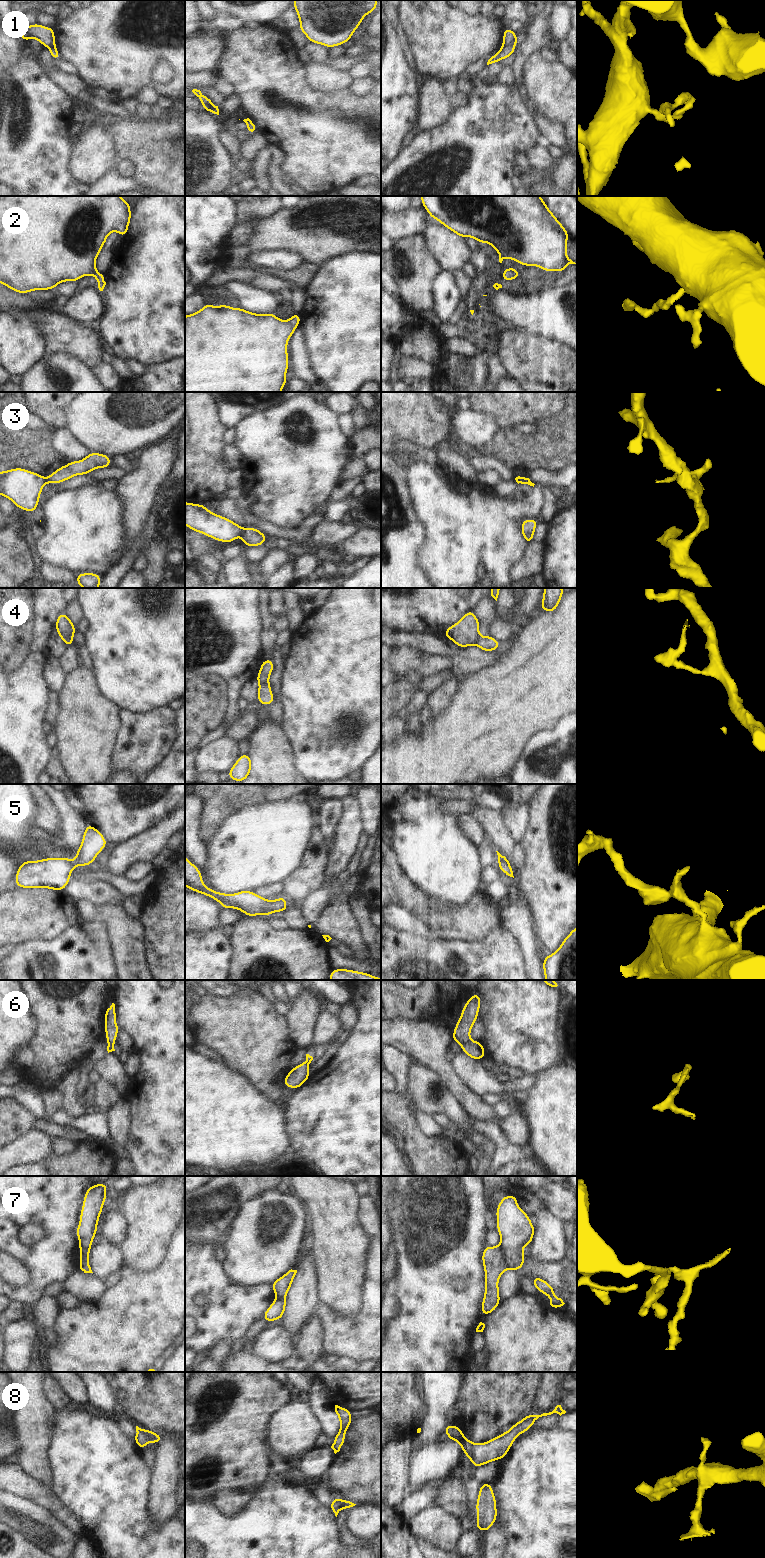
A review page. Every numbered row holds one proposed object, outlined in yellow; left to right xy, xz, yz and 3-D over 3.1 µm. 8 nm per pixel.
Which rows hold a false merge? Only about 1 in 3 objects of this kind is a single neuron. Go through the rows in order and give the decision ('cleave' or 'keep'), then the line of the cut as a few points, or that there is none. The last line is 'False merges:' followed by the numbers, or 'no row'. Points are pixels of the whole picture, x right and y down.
1: cleave; cut yz (513, 46), (503, 47)
2: keep; cut none
3: cleave; cut xz (242, 528), (240, 533)
4: cleave; cut xz (268, 684), (260, 685)
5: keep; cut none
6: cleave; cut yz (469, 1039), (462, 1046)
7: cleave; cut yz (499, 1245), (508, 1267)
8: keep; cut none
False merges: 1, 3, 4, 6, 7

